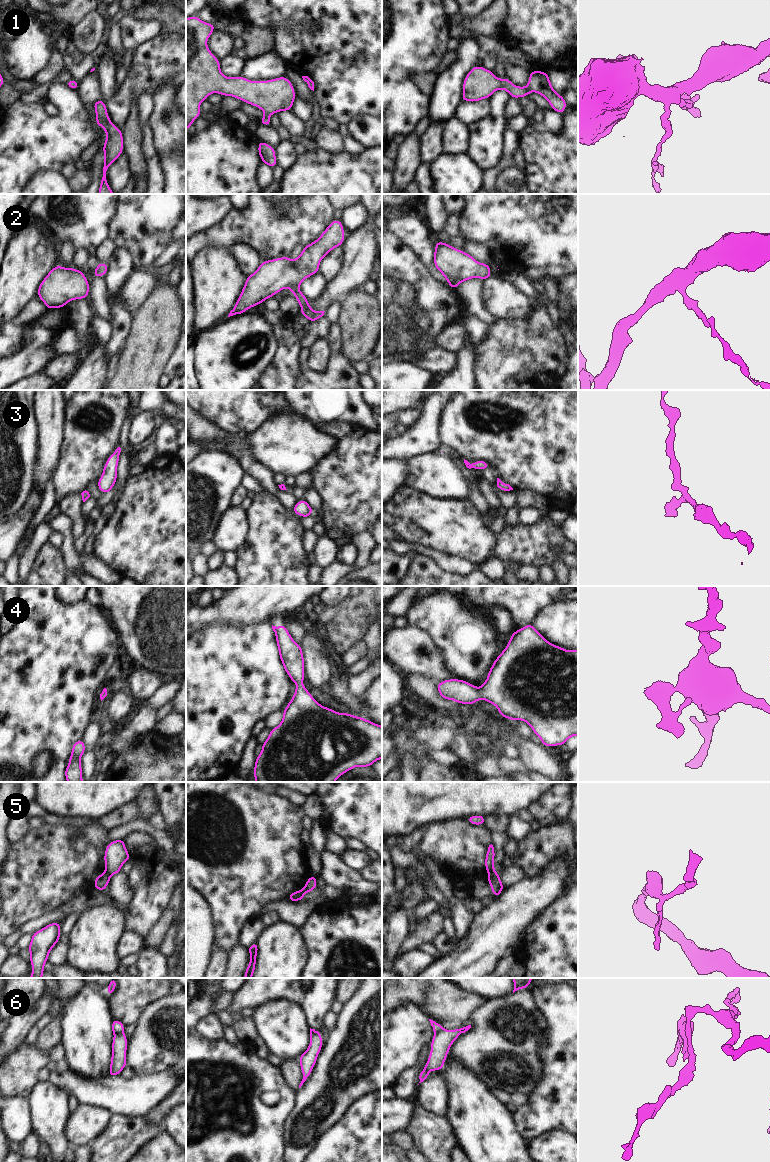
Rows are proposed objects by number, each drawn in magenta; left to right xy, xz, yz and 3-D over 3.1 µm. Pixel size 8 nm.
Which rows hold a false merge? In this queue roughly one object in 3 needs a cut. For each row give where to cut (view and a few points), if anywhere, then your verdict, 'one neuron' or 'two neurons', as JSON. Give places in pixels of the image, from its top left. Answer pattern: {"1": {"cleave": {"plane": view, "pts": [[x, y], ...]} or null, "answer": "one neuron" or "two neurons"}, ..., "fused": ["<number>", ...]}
{"1": {"cleave": null, "answer": "one neuron"}, "2": {"cleave": null, "answer": "one neuron"}, "3": {"cleave": null, "answer": "one neuron"}, "4": {"cleave": null, "answer": "one neuron"}, "5": {"cleave": {"plane": "yz", "pts": [[495, 871], [489, 874]]}, "answer": "two neurons"}, "6": {"cleave": {"plane": "xy", "pts": [[123, 1032], [114, 1035]]}, "answer": "two neurons"}, "fused": ["5", "6"]}

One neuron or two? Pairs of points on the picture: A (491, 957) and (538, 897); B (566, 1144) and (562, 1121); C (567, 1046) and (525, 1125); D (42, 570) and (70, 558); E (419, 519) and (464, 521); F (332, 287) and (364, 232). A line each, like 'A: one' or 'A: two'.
A: one
B: two
C: one
D: two
E: one
F: one

